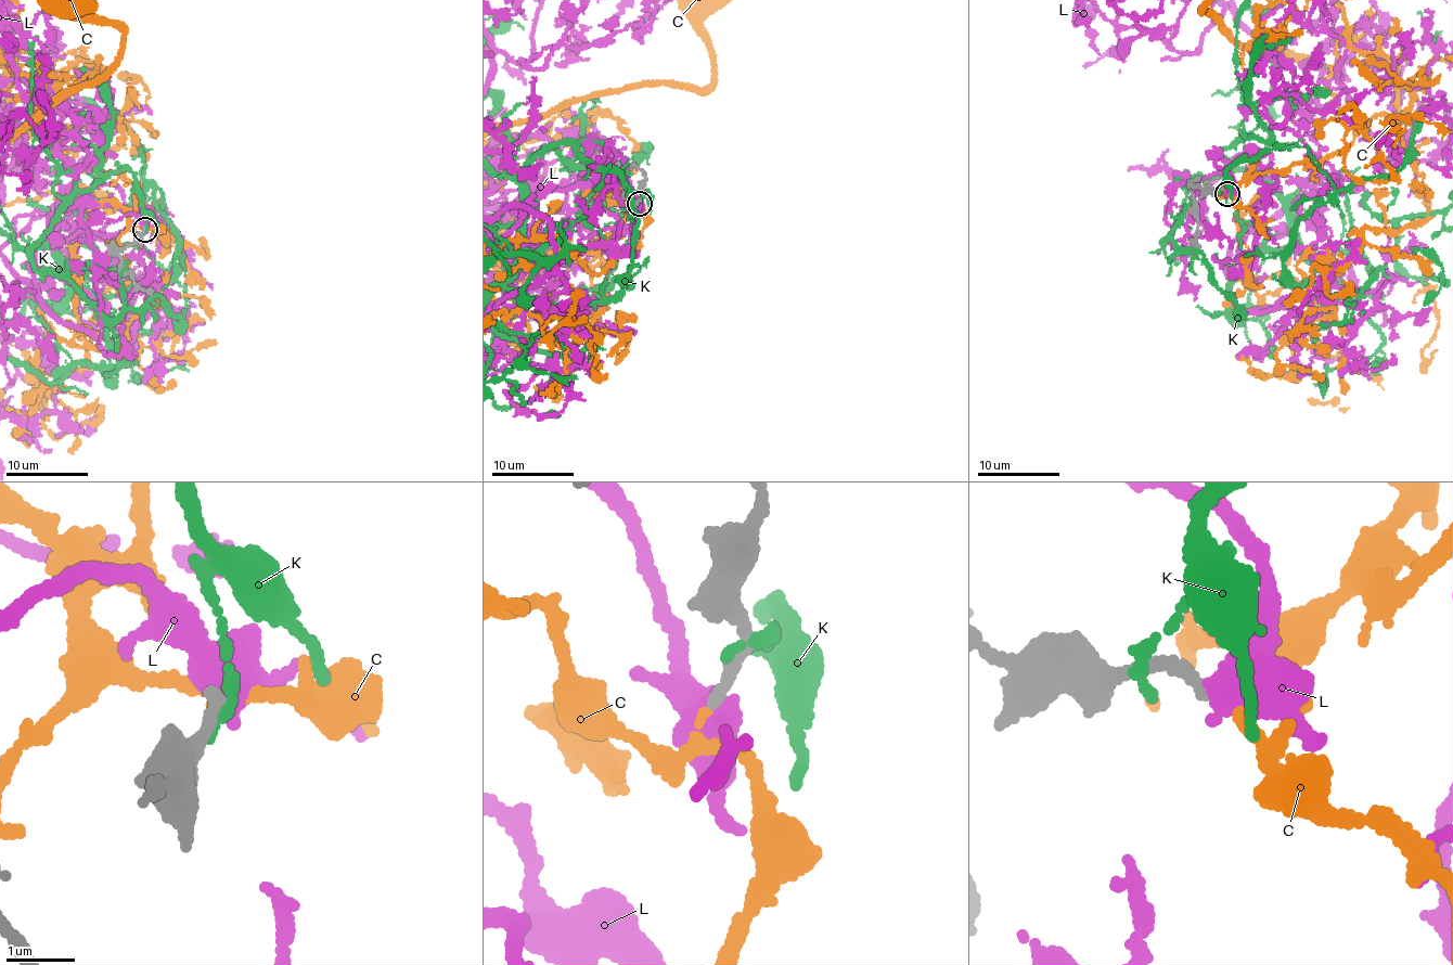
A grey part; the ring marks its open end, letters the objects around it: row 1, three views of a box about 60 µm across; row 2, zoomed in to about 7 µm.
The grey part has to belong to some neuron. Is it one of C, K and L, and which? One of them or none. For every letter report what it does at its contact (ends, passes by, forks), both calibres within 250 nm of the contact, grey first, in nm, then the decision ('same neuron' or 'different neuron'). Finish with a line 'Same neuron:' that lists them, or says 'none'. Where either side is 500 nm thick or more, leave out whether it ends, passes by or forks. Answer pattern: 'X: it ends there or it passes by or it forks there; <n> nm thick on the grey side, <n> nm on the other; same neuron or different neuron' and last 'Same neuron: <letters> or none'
C: it passes by; 170 nm thick on the grey side, 130 nm on the other; same neuron
K: it ends there; 280 nm thick on the grey side, 160 nm on the other; different neuron
L: it passes by; 170 nm thick on the grey side, 440 nm on the other; different neuron
Same neuron: C

